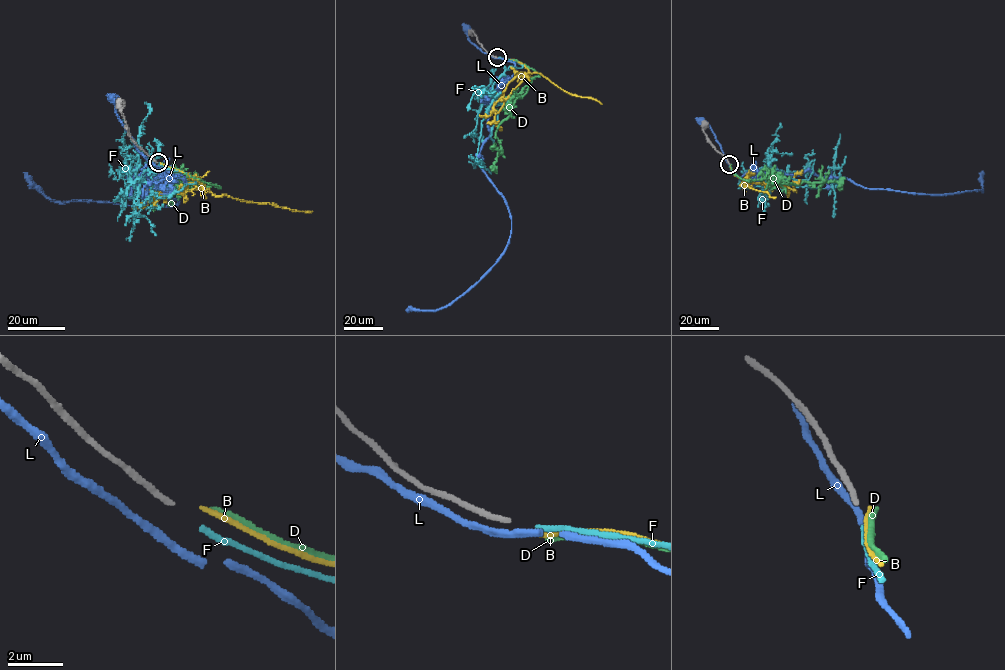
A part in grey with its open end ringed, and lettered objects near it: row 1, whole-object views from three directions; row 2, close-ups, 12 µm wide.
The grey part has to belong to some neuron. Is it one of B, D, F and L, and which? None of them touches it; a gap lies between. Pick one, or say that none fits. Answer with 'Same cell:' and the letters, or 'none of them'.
Same cell: F

